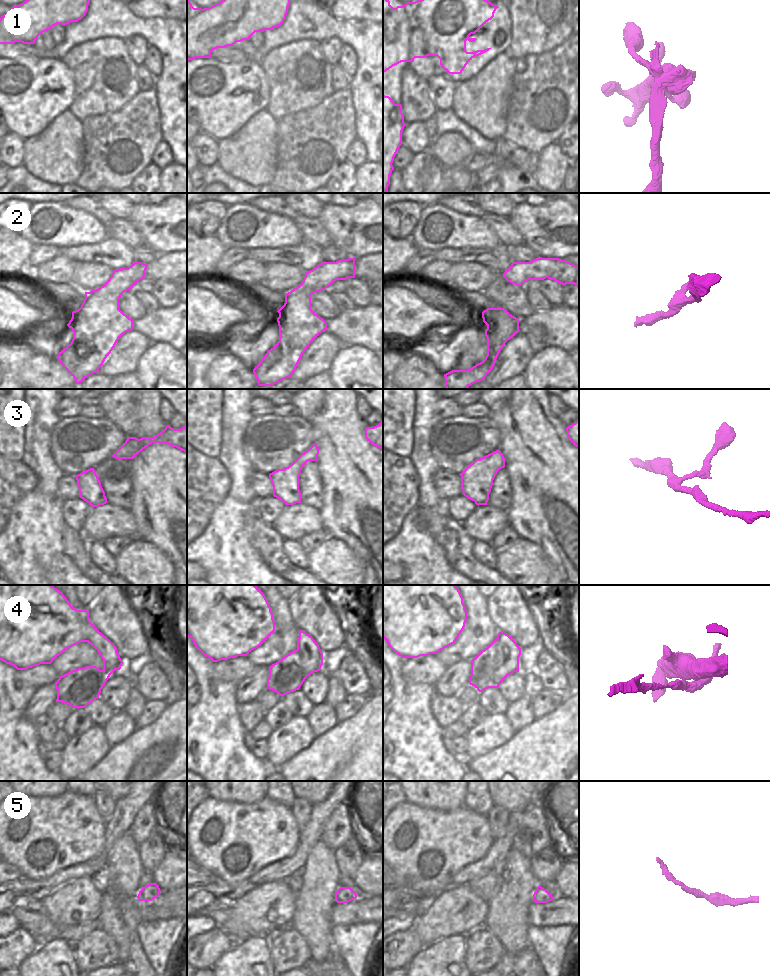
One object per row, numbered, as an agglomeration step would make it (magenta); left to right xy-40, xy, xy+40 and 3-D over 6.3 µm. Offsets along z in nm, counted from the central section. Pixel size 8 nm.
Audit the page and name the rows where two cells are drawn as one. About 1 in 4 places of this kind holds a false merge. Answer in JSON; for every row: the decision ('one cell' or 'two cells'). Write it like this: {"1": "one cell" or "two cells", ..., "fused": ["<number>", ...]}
{"1": "two cells", "2": "one cell", "3": "one cell", "4": "two cells", "5": "one cell", "fused": ["1", "4"]}

